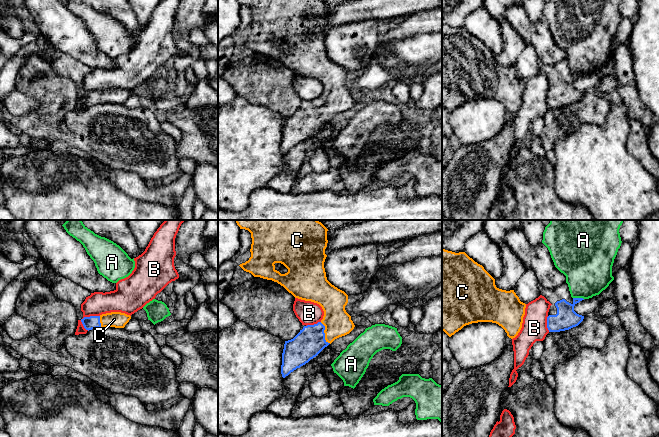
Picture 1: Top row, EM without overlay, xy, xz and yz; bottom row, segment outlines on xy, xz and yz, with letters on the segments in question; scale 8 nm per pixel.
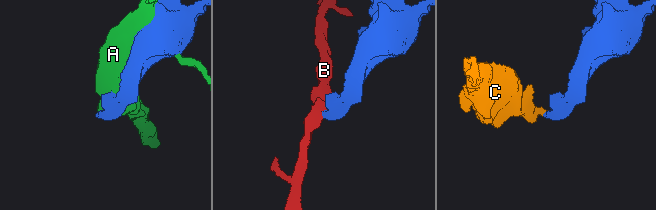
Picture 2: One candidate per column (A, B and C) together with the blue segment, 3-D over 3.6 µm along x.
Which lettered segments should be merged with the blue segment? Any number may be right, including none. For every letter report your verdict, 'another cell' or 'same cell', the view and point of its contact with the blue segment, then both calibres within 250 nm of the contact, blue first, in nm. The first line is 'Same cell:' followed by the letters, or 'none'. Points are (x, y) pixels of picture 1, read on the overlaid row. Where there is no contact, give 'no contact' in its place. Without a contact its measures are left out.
Same cell: C
A: another cell; meets blue in yz at (578, 298); 180 nm thick on the blue side, 380 nm on the other
B: another cell; meets blue in xy at (86, 317); 110 nm thick on the blue side, 190 nm on the other
C: same cell; meets blue in xz at (324, 333); 240 nm thick on the blue side, 220 nm on the other

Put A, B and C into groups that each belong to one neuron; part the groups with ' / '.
A / B / C

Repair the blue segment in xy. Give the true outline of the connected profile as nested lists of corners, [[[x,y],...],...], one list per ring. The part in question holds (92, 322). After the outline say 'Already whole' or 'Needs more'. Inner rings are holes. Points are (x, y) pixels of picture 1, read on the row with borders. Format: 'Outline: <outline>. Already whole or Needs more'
Outline: [[[111,312],[100,316],[90,316],[81,319],[81,322],[86,330],[96,328],[115,327],[124,328],[131,319],[130,315],[121,312]]]. Needs more

